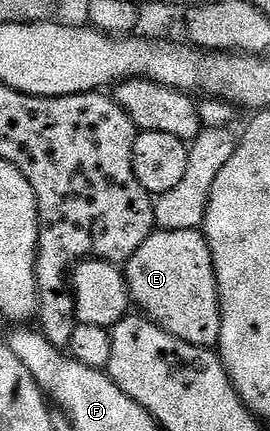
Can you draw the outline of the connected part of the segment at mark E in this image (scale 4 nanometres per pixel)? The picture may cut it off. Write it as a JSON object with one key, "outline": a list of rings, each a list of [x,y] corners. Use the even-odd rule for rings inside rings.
{"outline":[[[159,229],[151,233],[127,260],[125,276],[128,294],[142,316],[190,345],[202,349],[218,346],[221,335],[219,288],[213,255],[207,246],[207,238],[200,230]]]}

